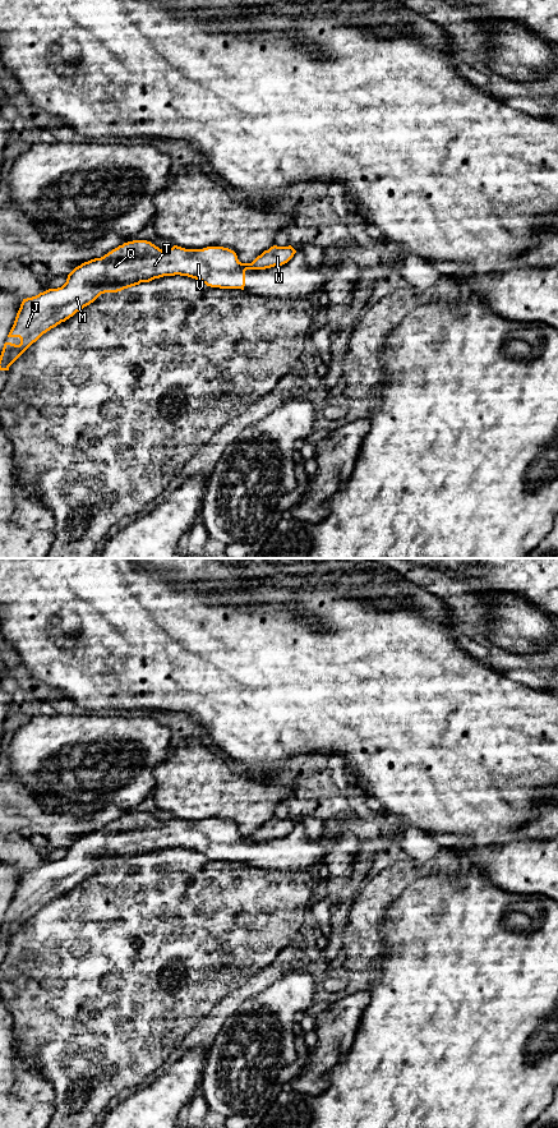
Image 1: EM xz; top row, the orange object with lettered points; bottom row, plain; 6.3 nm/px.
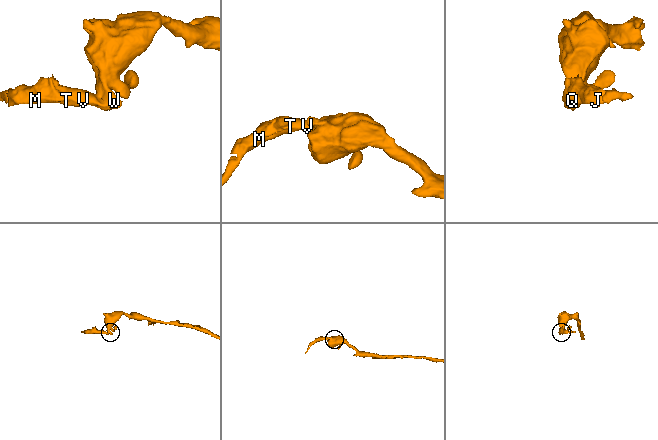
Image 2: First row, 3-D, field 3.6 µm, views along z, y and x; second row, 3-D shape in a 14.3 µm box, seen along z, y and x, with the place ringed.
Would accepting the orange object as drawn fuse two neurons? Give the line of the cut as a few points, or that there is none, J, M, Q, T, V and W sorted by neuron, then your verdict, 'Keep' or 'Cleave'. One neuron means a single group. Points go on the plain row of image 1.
Split along xz (250, 836), (254, 841). Groups: J M Q T V / W. Cleave

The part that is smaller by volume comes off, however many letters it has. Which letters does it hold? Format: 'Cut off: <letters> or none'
Cut off: J, M, Q, T, V

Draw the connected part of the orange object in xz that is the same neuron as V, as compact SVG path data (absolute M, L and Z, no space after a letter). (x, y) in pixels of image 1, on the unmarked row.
M147 812L124 815L103 829L75 839L61 860L23 871L8 907L19 910L20 916L4 916L0 943L9 943L43 906L93 875L101 866L175 847L195 851L211 860L244 862L246 842L254 842L253 837L241 835L234 823L223 819L185 821L174 818L162 823Z

